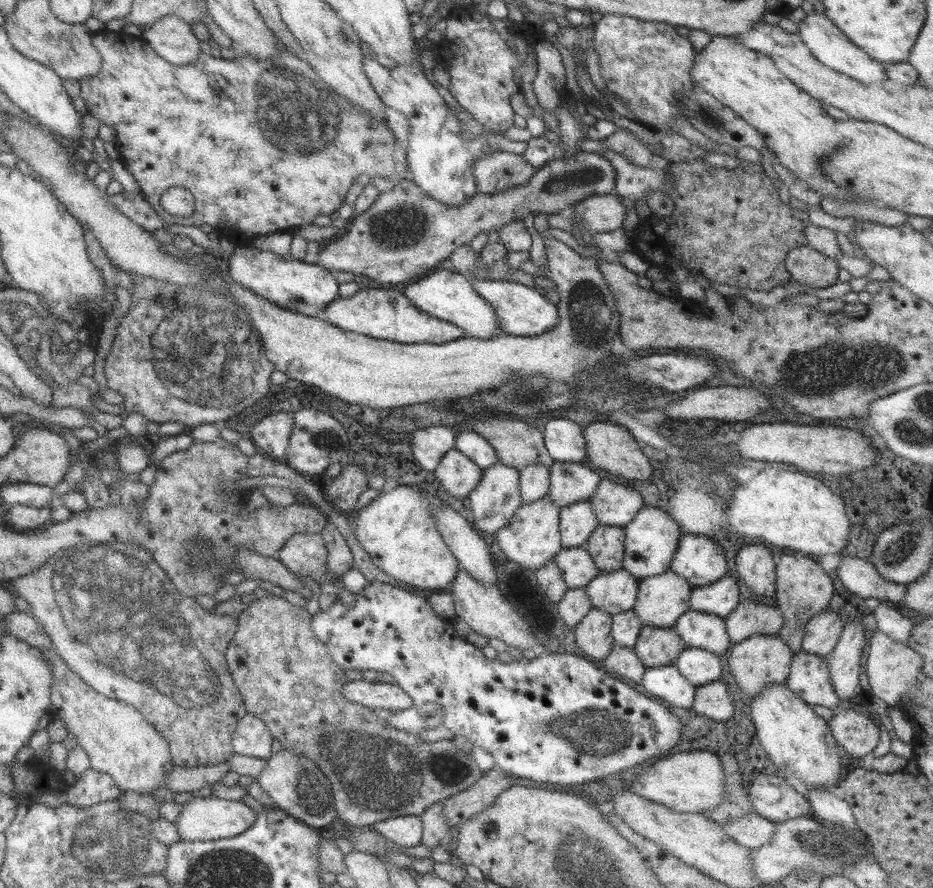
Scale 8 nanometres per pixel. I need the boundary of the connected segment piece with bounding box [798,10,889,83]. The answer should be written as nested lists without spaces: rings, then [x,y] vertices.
[[[816,10],[812,14],[806,14],[806,17],[798,22],[798,34],[808,45],[812,55],[827,68],[842,72],[842,74],[864,83],[878,83],[889,80],[883,64],[873,60],[866,52],[858,48],[826,15],[818,13]]]

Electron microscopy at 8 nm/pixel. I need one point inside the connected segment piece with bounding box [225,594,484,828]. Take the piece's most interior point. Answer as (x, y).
(286, 676)

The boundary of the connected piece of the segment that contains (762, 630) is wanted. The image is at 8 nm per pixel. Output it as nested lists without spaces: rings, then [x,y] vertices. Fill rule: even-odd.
[[[742,598],[725,620],[733,645],[752,635],[777,634],[784,624],[784,617],[776,607],[745,598]]]

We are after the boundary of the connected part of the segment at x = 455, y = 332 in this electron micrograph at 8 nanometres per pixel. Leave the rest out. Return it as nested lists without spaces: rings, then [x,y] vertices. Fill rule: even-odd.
[[[396,287],[384,290],[380,288],[364,288],[350,298],[334,299],[322,310],[322,316],[330,324],[345,331],[371,336],[377,339],[388,339],[404,344],[444,344],[466,336],[461,328],[440,320],[420,310],[410,303],[410,299]]]

